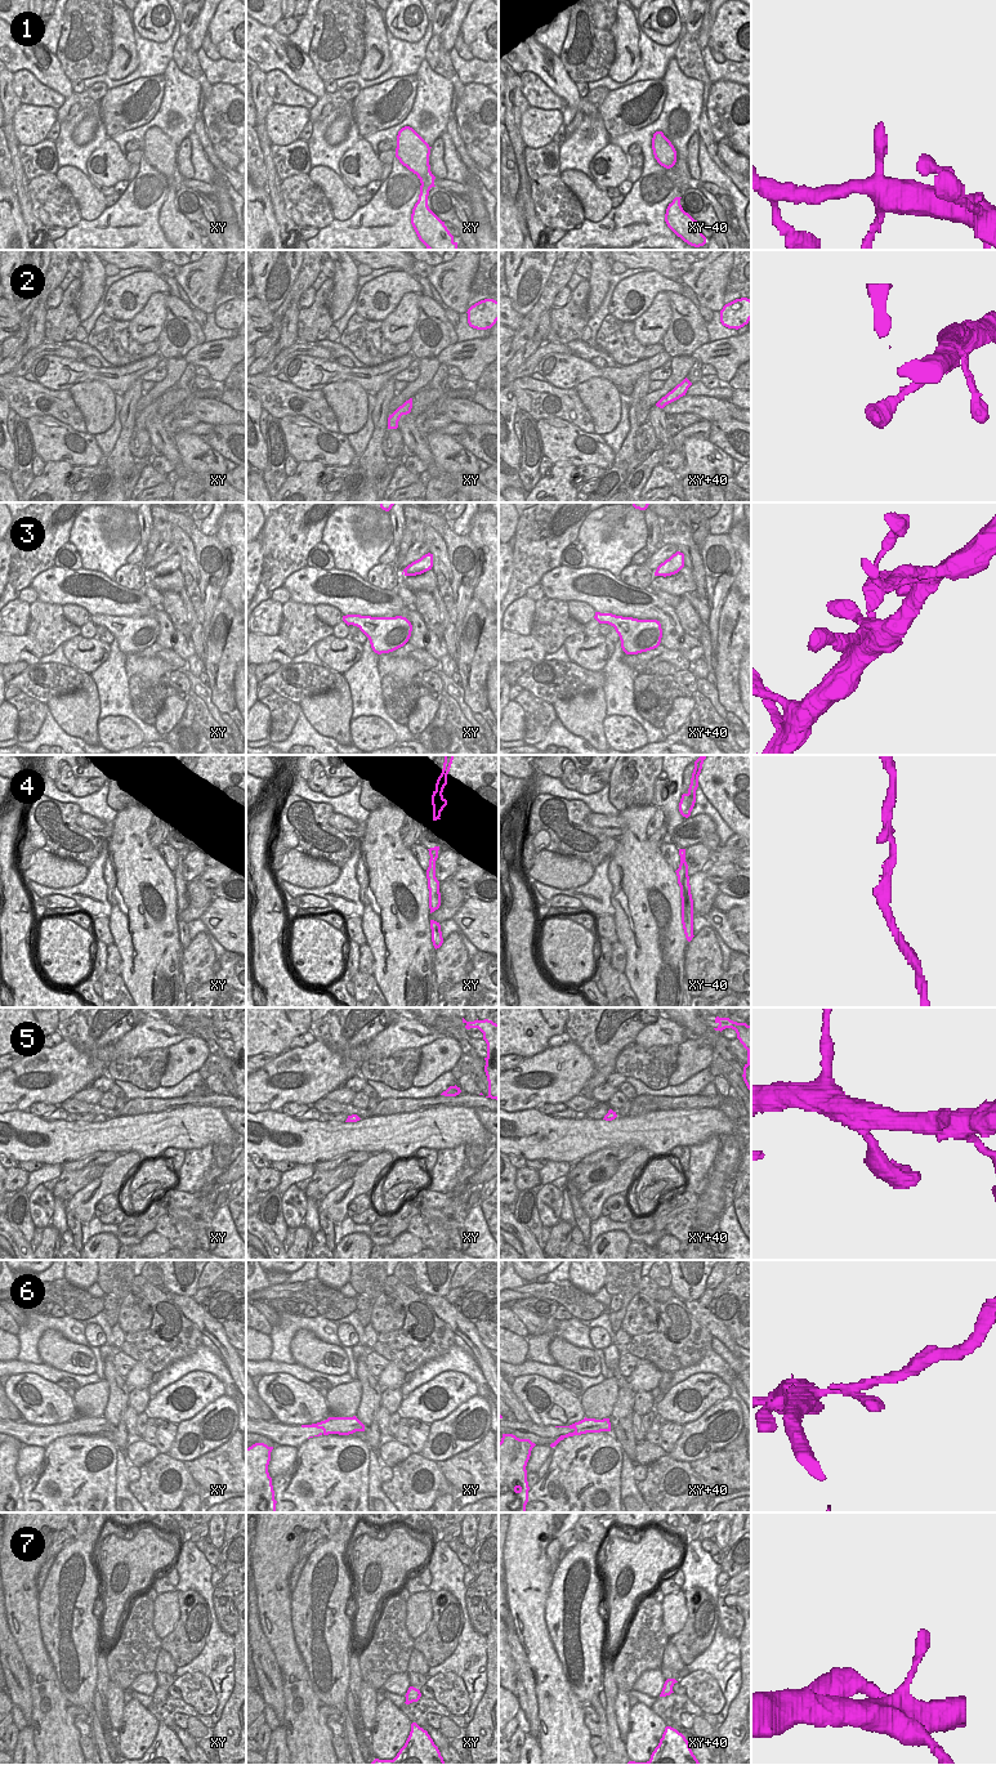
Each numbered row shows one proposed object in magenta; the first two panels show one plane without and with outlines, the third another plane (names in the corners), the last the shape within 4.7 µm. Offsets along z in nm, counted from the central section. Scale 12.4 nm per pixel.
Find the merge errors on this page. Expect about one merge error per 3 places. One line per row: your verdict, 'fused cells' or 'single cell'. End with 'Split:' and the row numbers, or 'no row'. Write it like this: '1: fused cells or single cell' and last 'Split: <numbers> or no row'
1: single cell
2: single cell
3: single cell
4: single cell
5: single cell
6: fused cells
7: single cell
Split: 6

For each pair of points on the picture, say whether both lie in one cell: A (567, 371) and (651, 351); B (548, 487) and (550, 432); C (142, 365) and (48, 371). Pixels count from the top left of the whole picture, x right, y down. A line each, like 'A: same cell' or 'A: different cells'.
A: different cells
B: different cells
C: same cell

